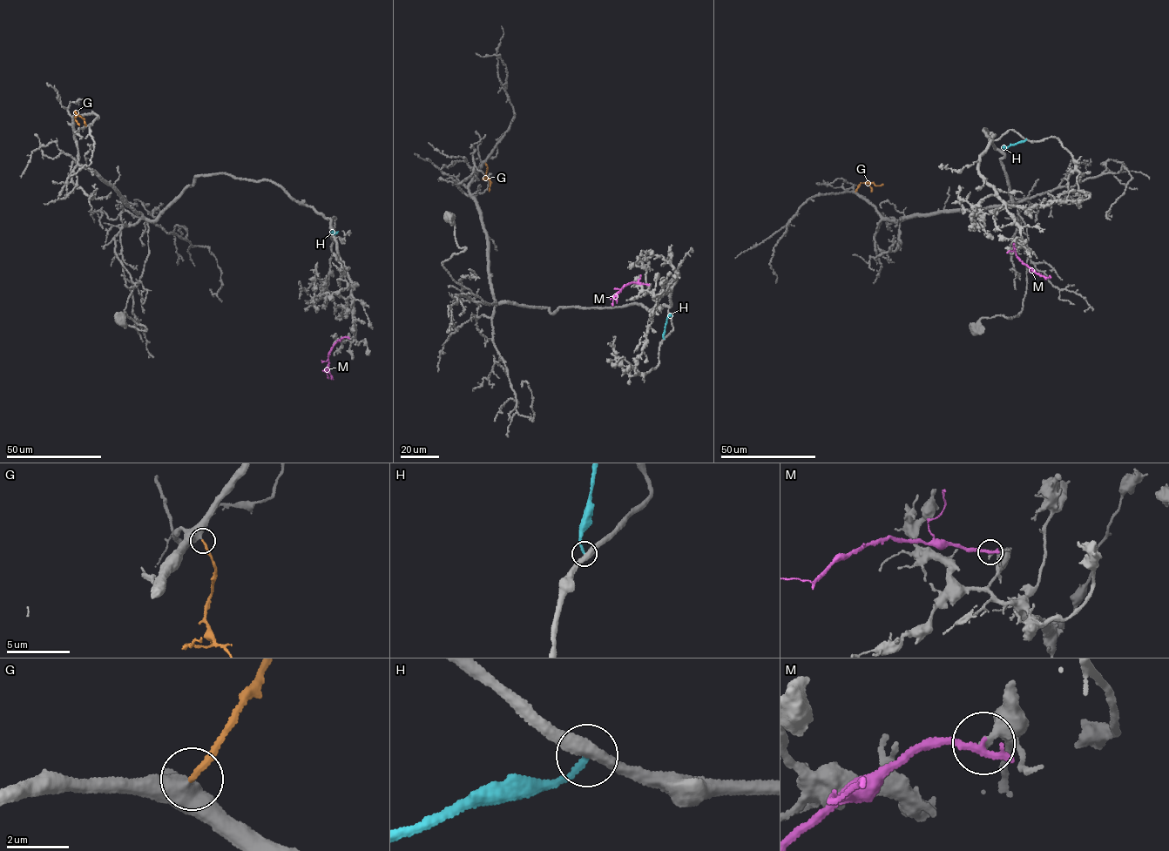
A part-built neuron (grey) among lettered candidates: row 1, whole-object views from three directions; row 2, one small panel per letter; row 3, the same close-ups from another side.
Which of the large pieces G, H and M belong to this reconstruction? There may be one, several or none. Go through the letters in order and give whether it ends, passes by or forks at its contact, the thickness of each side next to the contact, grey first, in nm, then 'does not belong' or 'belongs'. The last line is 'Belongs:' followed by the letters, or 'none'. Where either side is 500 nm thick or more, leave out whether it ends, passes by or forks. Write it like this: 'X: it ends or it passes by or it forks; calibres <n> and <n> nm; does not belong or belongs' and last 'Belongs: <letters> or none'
G: calibres 600 and 200 nm; belongs
H: it ends; calibres 400 and 200 nm; does not belong
M: it ends; calibres 360 and 320 nm; does not belong
Belongs: G

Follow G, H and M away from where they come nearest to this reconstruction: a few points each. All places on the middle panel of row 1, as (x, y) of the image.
G: (485, 163), (486, 175), (490, 182), (489, 191)
H: (664, 338), (666, 320), (672, 315)
M: (647, 284), (631, 282), (624, 287), (613, 297), (612, 305)

